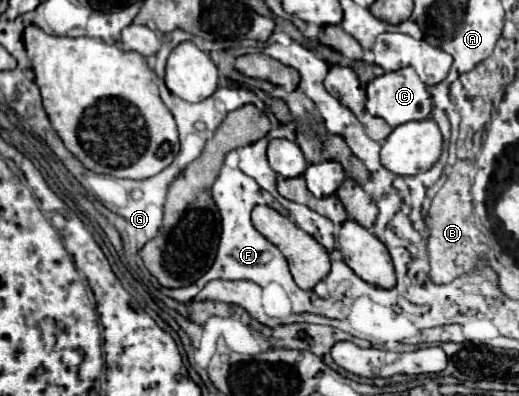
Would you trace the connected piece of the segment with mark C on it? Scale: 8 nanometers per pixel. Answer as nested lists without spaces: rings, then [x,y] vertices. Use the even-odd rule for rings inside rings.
[[[400,68],[396,72],[374,78],[366,86],[366,96],[366,110],[373,116],[384,118],[392,128],[412,120],[426,120],[432,110],[432,98],[424,82],[416,76],[416,72],[412,72],[412,68]]]

